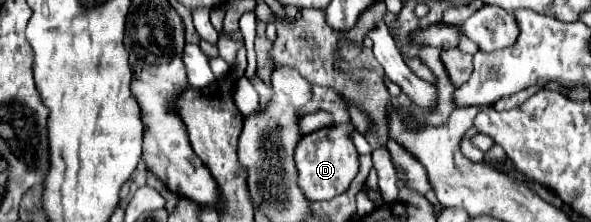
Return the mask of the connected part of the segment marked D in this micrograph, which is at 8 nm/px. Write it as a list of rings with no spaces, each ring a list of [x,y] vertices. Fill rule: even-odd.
[[[351,122],[335,124],[331,128],[321,128],[317,132],[301,136],[295,148],[295,166],[297,166],[297,186],[307,196],[307,200],[323,202],[343,194],[351,180],[357,174],[357,150],[349,138],[354,126]]]

